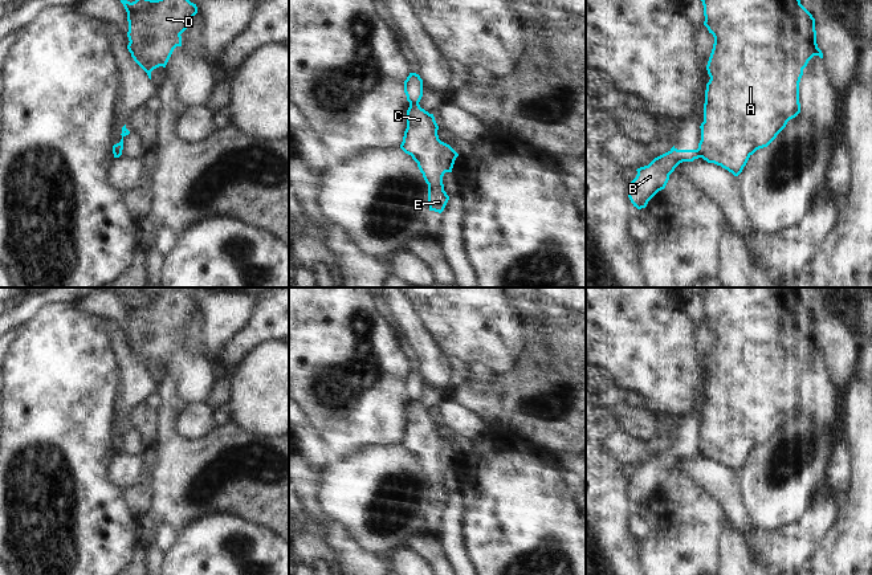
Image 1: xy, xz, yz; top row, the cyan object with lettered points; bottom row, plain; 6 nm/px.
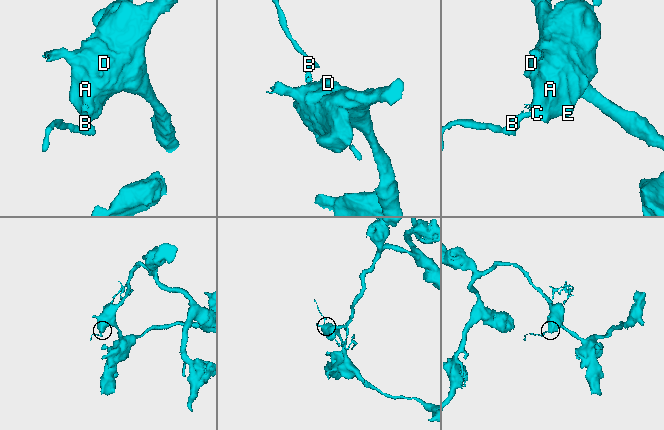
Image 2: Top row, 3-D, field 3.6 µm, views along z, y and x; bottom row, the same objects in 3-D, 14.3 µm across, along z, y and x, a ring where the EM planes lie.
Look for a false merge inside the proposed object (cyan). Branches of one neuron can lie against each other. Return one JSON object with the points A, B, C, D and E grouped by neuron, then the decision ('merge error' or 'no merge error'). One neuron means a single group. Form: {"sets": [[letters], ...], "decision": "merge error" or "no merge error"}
{"sets": [["A", "C", "D", "E"], ["B"]], "decision": "merge error"}

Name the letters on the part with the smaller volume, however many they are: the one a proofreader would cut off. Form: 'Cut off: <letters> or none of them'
Cut off: B

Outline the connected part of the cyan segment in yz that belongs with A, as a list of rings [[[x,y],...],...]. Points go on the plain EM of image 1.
[[[705,288],[700,297],[704,302],[704,322],[714,334],[713,346],[706,362],[710,374],[705,387],[704,419],[701,420],[701,437],[698,440],[700,453],[708,460],[714,460],[738,473],[746,462],[749,454],[759,445],[767,444],[777,432],[786,424],[787,419],[800,409],[799,379],[803,366],[814,352],[823,355],[822,347],[816,340],[815,315],[800,301],[798,288]]]

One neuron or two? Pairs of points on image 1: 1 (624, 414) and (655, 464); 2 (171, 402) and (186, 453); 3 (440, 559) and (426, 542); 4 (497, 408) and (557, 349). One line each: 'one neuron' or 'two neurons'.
1: two neurons
2: one neuron
3: one neuron
4: one neuron

